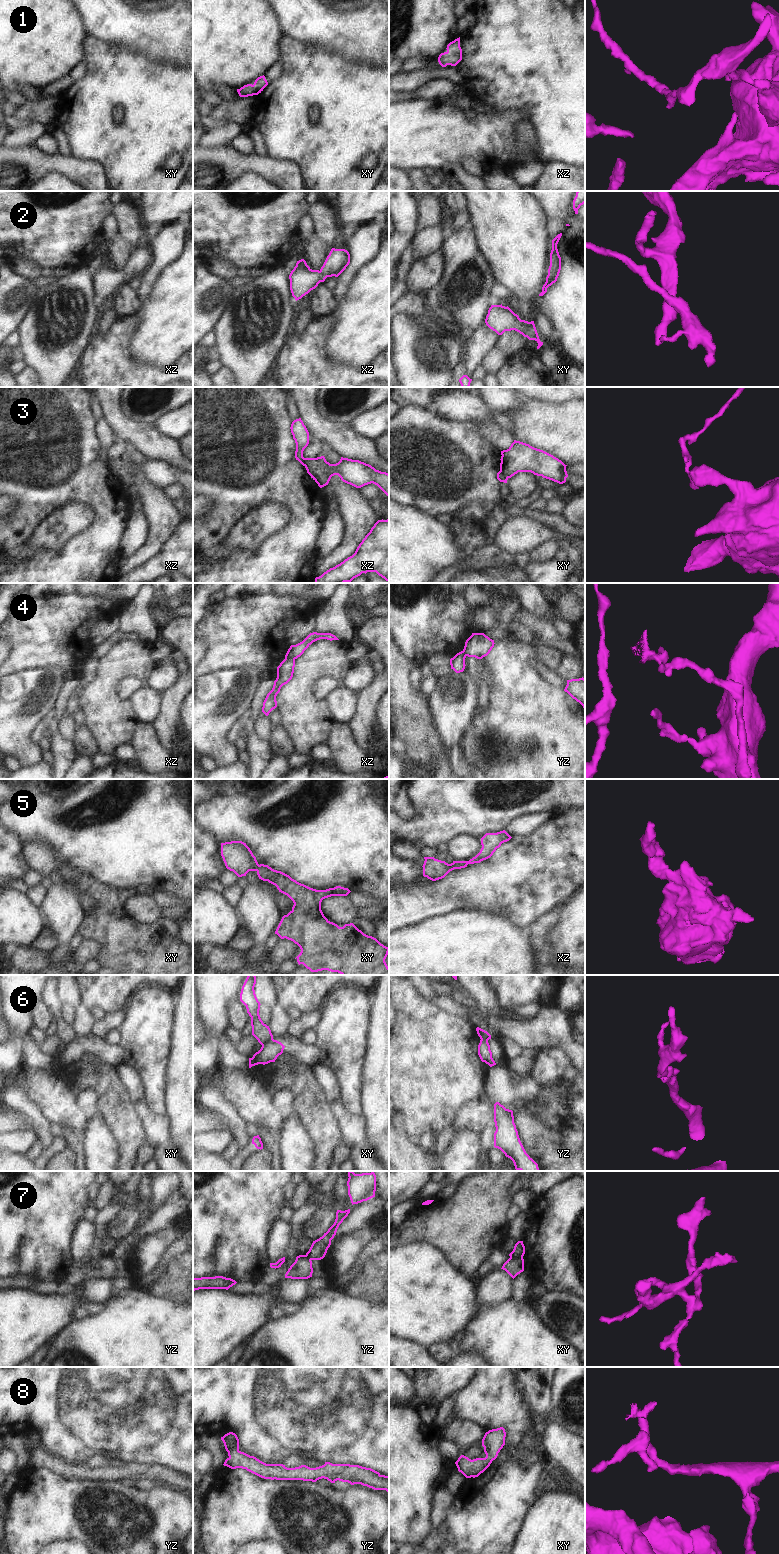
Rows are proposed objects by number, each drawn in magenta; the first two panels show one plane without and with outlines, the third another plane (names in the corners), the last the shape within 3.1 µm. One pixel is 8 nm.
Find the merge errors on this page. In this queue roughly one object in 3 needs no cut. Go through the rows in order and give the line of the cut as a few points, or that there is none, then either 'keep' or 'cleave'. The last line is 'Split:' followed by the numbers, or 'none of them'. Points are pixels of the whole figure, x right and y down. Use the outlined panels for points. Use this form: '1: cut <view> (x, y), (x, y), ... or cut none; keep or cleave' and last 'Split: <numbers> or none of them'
1: cut none; keep
2: cut none; keep
3: cut xy (499, 471), (507, 478); cleave
4: cut xz (285, 657), (294, 659); cleave
5: cut none; keep
6: cut xy (272, 1038), (262, 1045); cleave
7: cut xy (522, 1256), (510, 1258); cleave
8: cut none; keep
Split: 3, 4, 6, 7

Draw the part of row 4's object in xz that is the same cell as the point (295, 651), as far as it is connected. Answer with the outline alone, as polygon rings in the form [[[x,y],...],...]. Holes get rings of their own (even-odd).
[[[313,632],[310,633],[302,642],[296,644],[296,645],[291,645],[290,648],[288,649],[285,658],[293,658],[297,659],[300,657],[304,651],[315,641],[320,640],[320,639],[327,639],[327,640],[339,640],[335,635],[331,633],[317,633]]]

